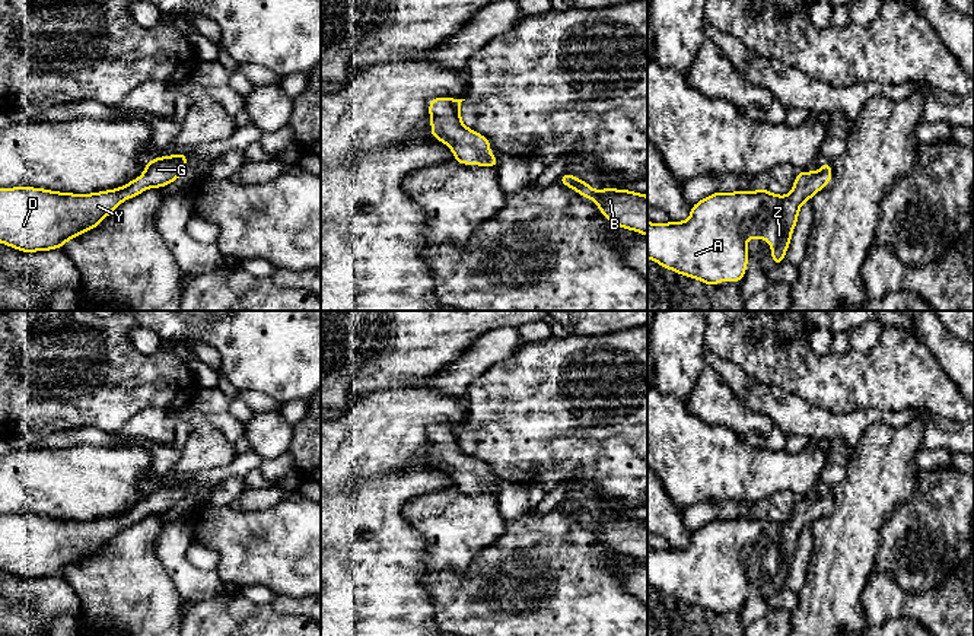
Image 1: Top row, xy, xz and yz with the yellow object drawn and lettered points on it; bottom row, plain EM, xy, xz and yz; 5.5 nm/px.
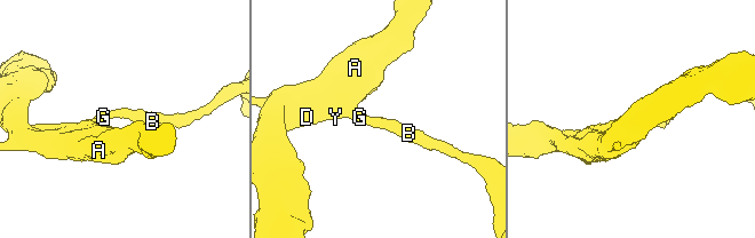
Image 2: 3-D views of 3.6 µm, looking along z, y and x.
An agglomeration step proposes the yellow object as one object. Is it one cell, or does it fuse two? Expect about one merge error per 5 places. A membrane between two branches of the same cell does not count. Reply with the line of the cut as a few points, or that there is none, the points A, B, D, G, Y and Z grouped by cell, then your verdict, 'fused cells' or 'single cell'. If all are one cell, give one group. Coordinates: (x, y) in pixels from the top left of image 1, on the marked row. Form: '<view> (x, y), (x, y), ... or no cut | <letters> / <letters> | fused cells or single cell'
no cut | A B D G Y Z | single cell

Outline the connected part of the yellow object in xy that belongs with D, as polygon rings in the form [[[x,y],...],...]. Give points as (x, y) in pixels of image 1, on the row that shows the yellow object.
[[[188,153],[155,158],[147,162],[143,175],[128,184],[92,194],[58,193],[45,188],[0,188],[0,244],[22,252],[51,251],[95,229],[122,201],[144,193],[149,187],[162,188],[175,182],[187,169]]]

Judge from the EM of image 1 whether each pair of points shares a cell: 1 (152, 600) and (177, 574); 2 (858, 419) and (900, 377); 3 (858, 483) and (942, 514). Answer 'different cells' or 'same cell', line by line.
1: different cells
2: different cells
3: different cells

